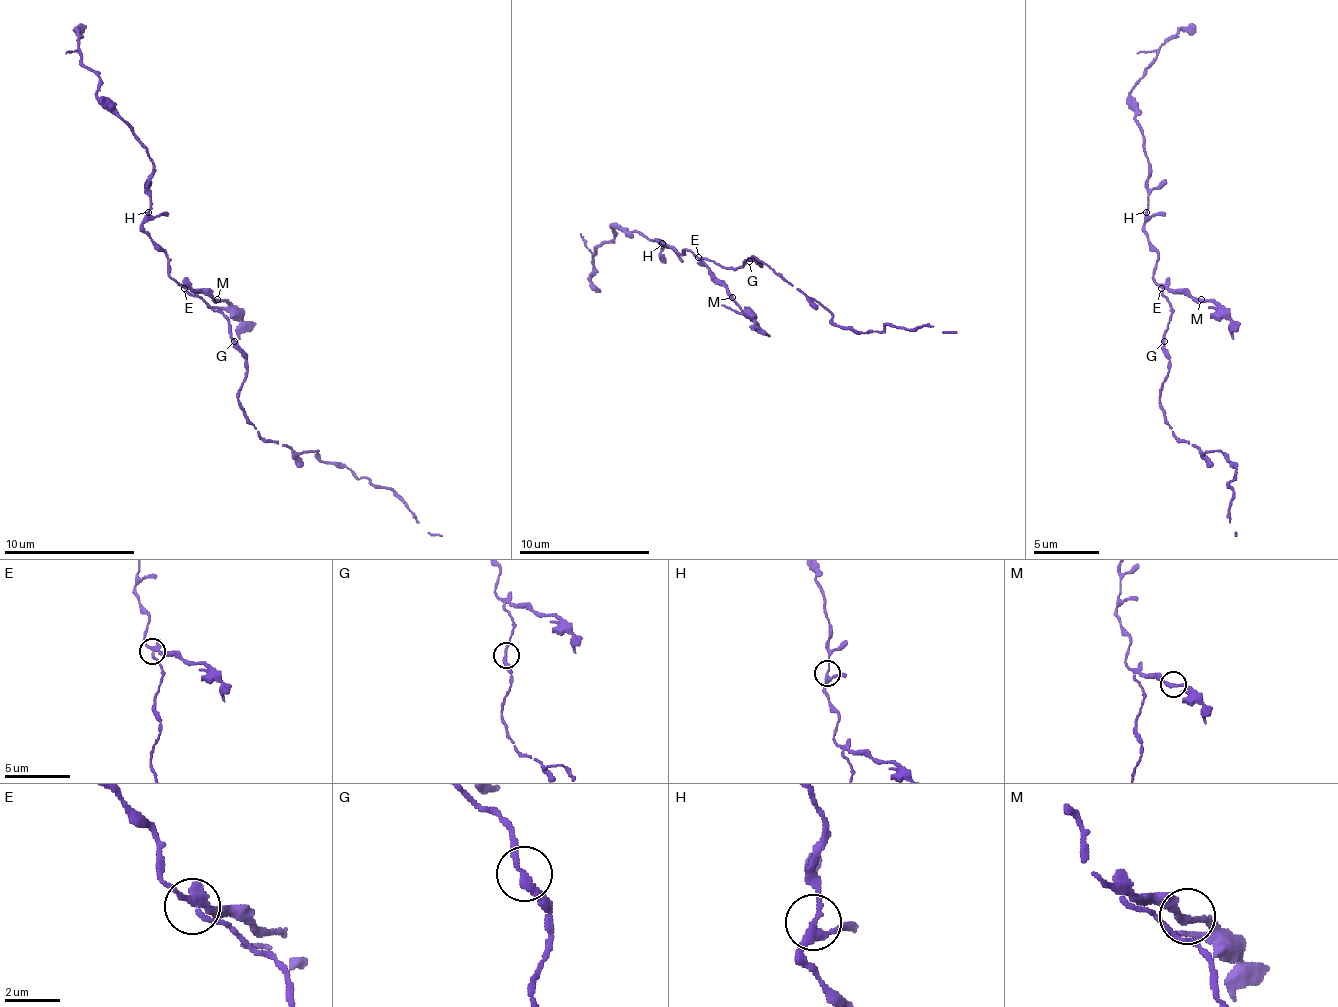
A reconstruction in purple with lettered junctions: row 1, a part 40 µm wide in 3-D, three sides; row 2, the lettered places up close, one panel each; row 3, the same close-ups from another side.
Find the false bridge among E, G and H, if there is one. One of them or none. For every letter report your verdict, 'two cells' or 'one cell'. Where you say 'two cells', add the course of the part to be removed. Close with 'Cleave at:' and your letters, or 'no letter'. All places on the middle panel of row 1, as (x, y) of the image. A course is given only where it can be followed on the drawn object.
E: two cells | (699, 258), (735, 304), (771, 337)
G: one cell
H: one cell
Cleave at: E

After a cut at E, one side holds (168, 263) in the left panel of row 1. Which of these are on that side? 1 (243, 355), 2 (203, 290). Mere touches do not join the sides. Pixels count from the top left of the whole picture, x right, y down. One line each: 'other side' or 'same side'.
1: same side
2: other side

